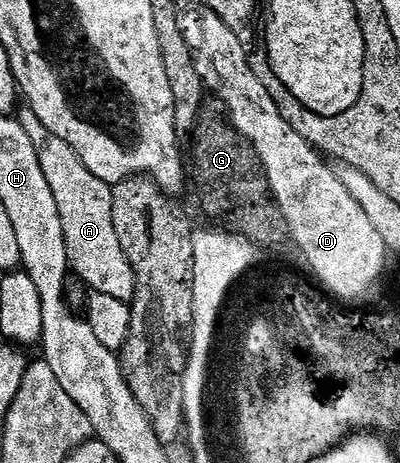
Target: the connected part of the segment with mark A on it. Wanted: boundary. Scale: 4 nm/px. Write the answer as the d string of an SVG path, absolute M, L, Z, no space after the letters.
M20 106L17 118L25 133L29 133L29 141L33 141L33 149L37 149L37 161L41 161L41 173L45 173L45 181L49 181L49 189L53 189L53 201L57 201L57 213L65 233L70 270L74 274L76 271L80 275L76 276L91 291L119 295L127 255L121 249L121 241L117 241L117 229L113 229L112 184L93 177L77 153L73 153L73 149L69 149L61 137L53 137L53 133L49 133L49 129L37 121L37 113L33 113L30 107Z

